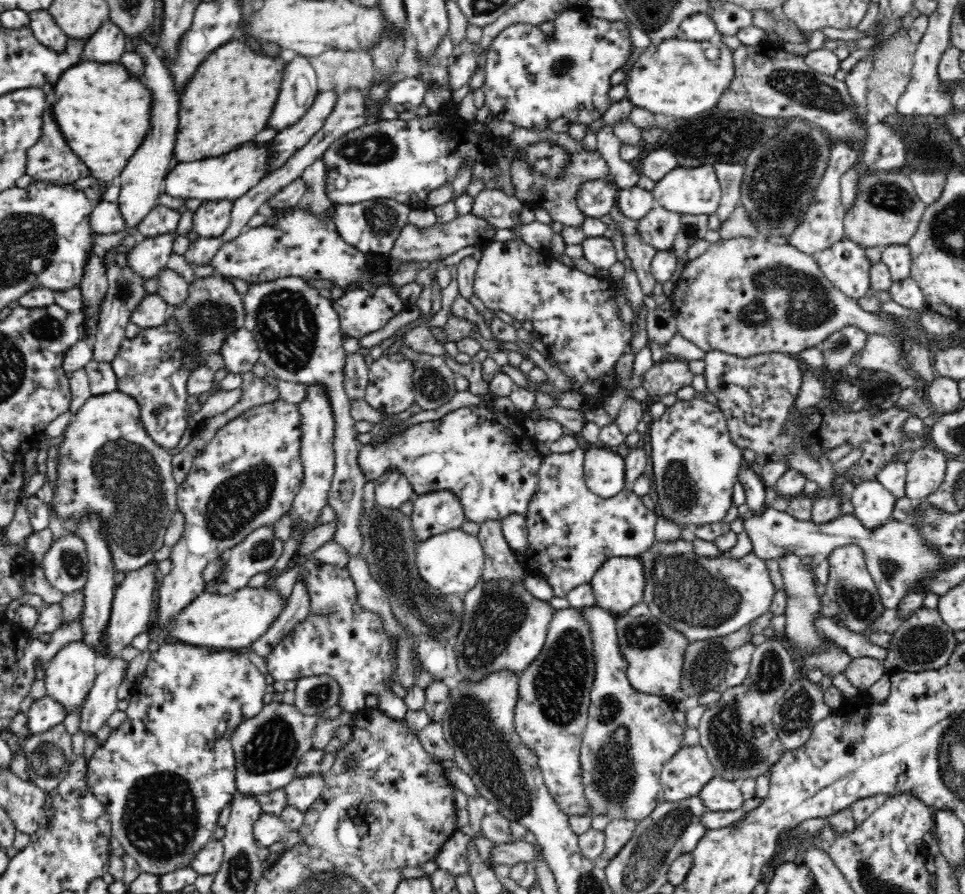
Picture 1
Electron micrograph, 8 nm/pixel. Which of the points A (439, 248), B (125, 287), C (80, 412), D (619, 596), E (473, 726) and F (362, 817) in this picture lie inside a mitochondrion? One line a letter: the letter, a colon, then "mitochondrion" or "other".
A: other
B: mitochondrion
C: other
D: other
E: mitochondrion
F: other

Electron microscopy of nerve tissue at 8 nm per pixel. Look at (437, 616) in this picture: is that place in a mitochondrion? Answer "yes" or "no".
yes

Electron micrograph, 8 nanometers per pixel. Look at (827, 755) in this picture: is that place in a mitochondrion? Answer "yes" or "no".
no

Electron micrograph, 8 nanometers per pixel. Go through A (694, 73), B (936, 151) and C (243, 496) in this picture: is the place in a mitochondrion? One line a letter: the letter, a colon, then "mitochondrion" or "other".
A: other
B: other
C: mitochondrion

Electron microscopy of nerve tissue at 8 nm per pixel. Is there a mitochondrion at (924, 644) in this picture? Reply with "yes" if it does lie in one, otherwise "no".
yes

